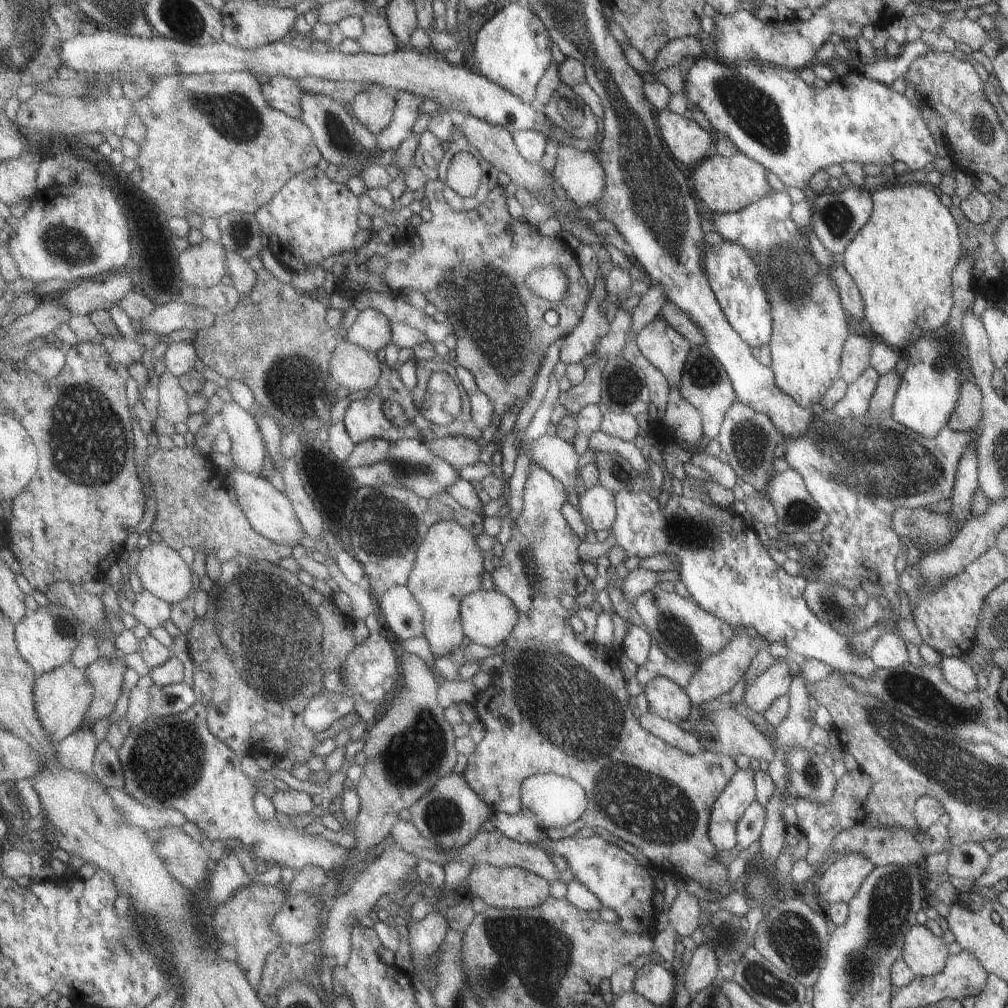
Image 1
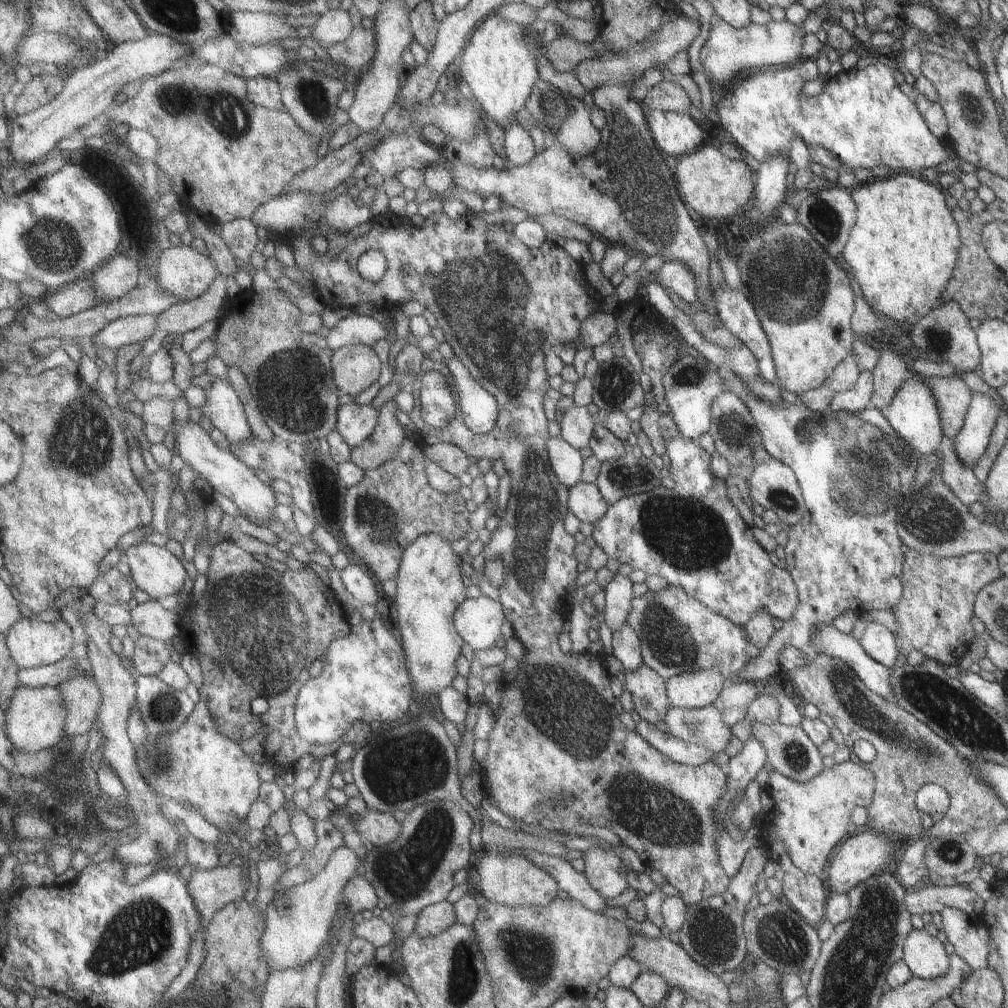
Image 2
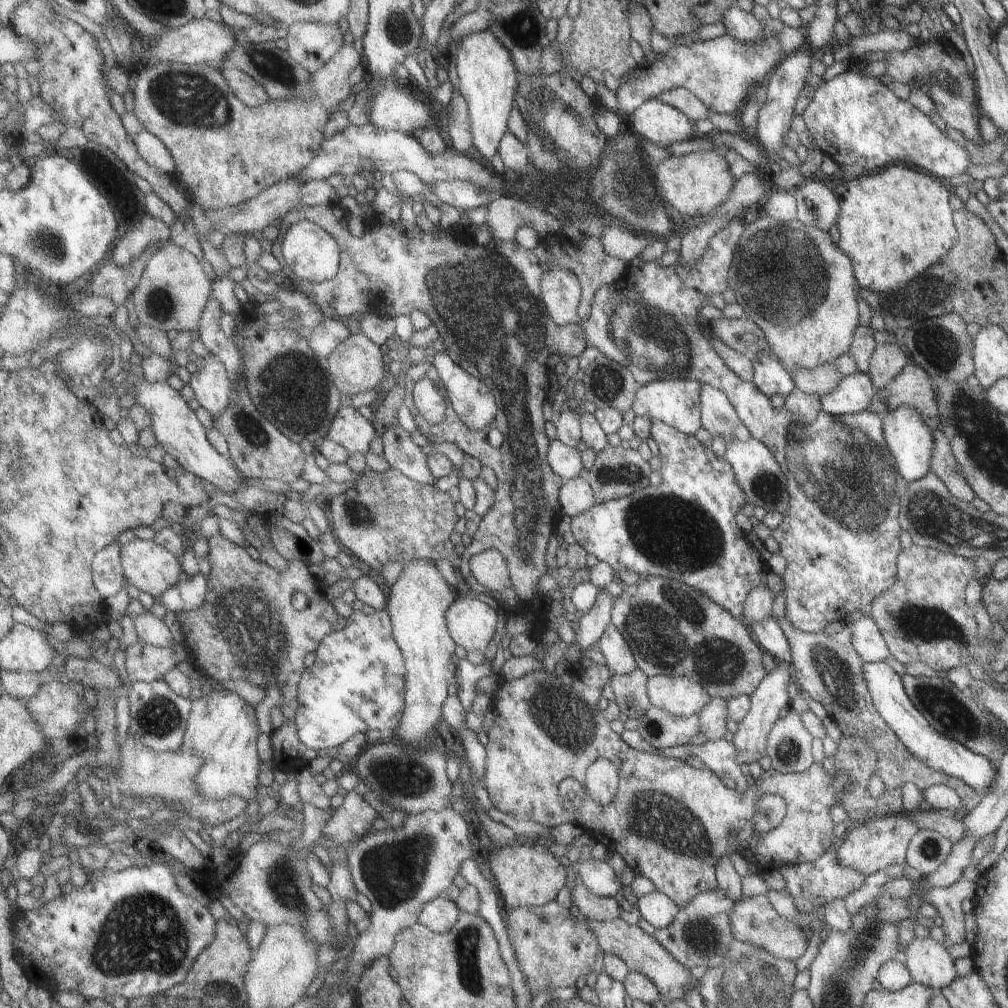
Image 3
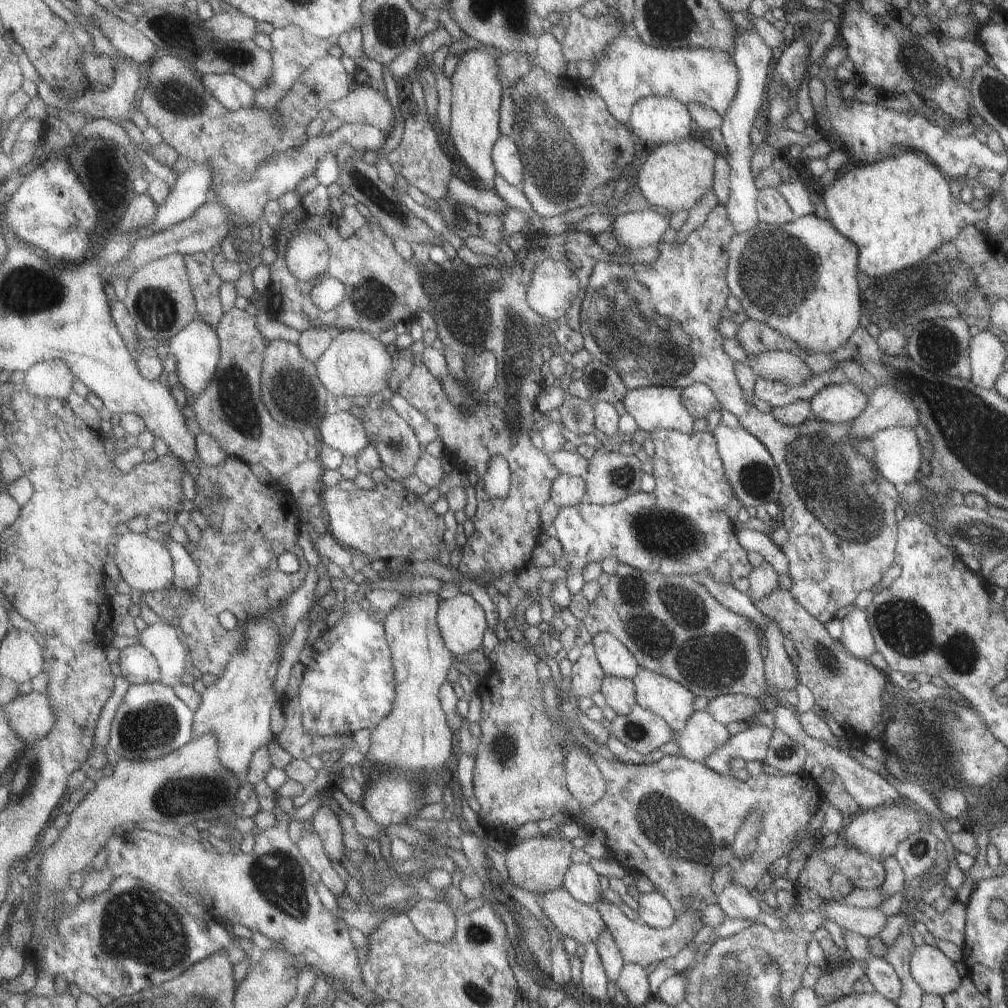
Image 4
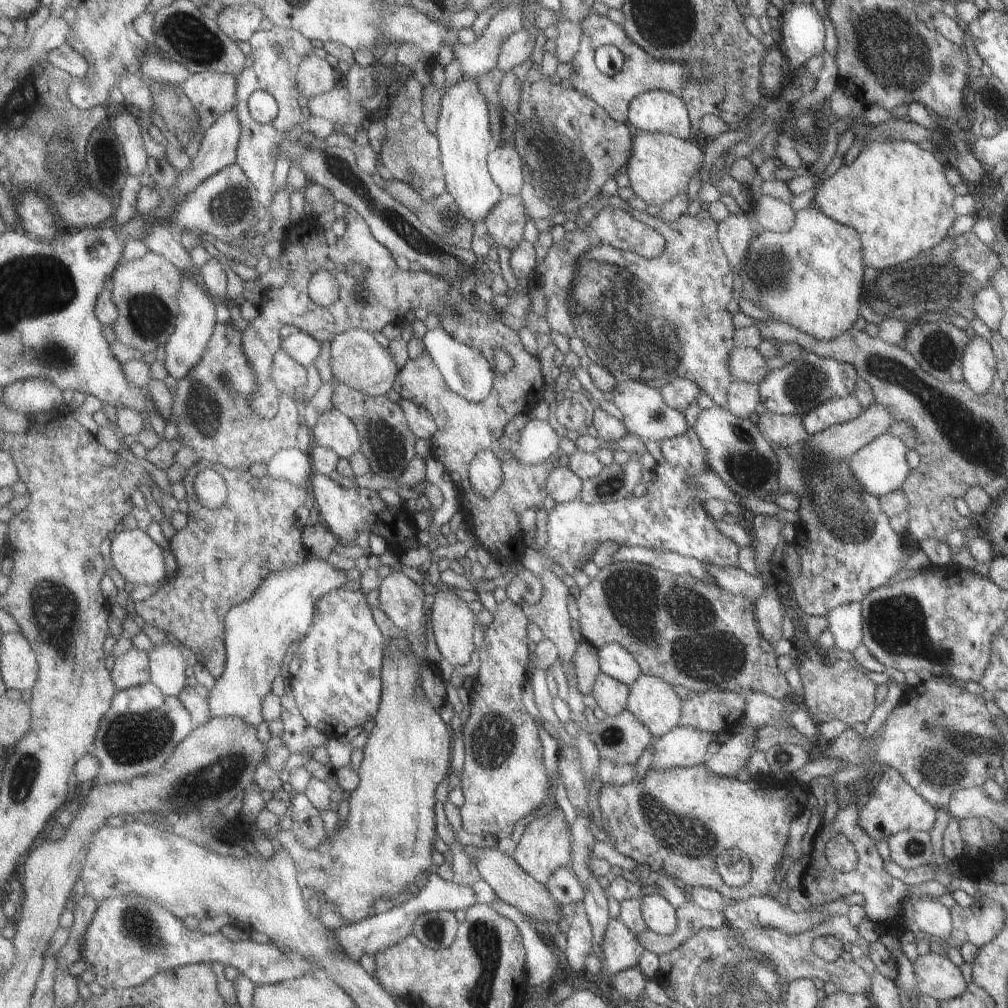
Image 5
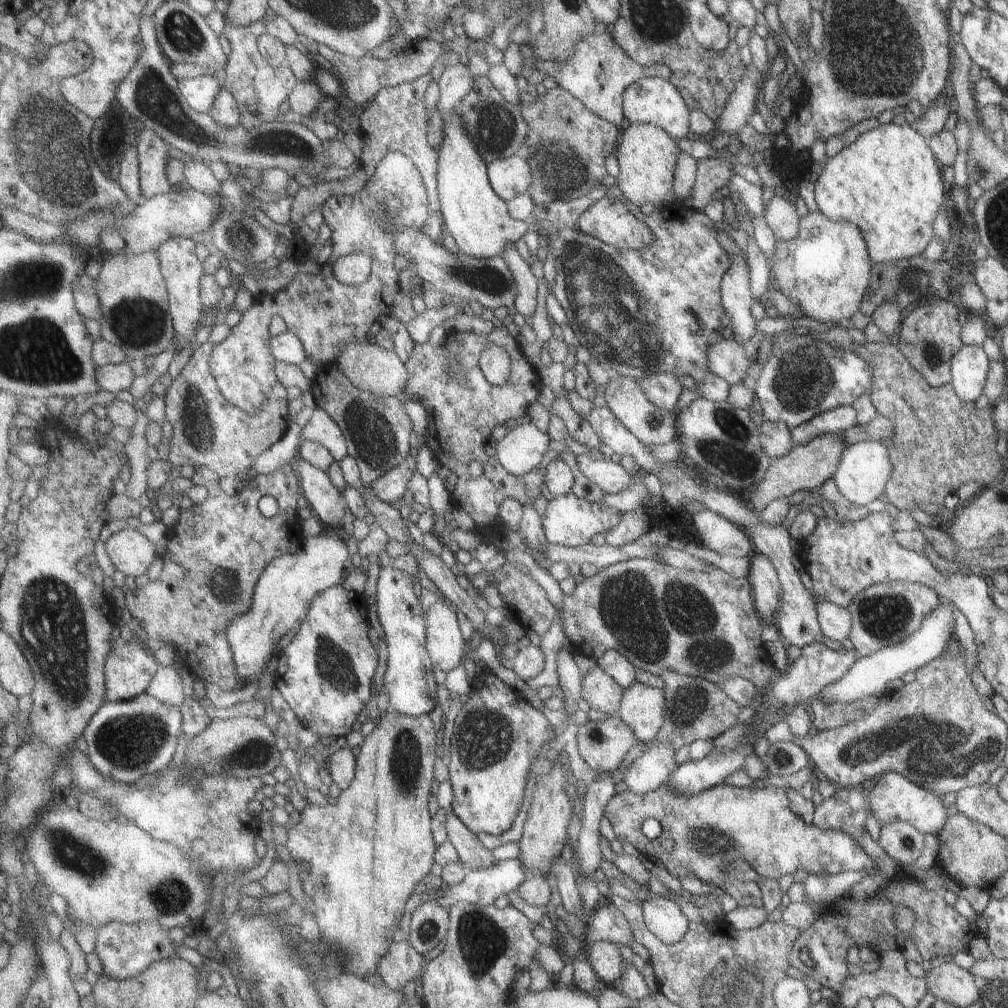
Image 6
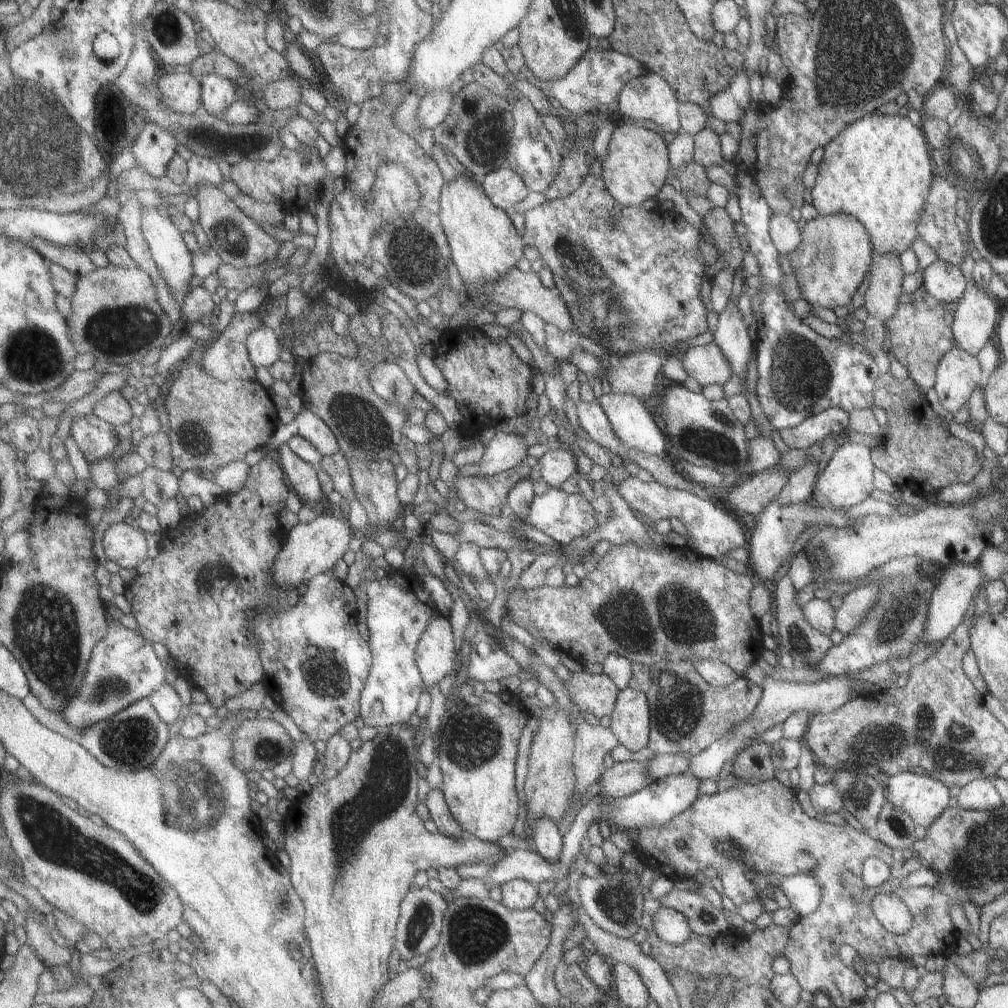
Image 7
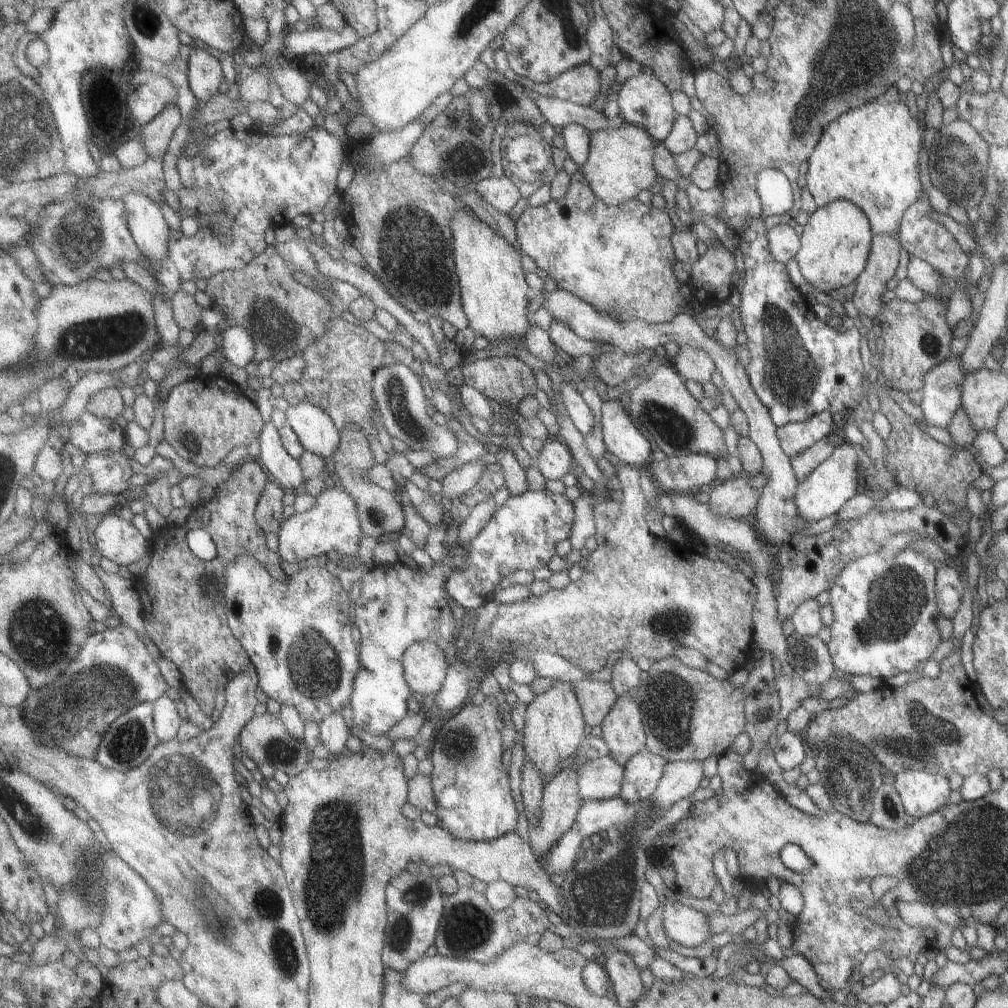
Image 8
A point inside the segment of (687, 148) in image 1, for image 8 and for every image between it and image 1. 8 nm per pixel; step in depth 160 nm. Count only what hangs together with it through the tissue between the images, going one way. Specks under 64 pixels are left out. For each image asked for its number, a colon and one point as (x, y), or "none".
2: (677, 133)
3: (662, 124)
4: (656, 119)
5: (657, 110)
6: (652, 100)
7: (648, 97)
8: (644, 101)

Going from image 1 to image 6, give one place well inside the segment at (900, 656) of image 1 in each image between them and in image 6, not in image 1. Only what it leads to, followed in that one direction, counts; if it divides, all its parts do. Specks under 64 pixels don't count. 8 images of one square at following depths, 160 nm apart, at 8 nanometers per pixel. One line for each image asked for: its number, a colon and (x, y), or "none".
2: (877, 642)
3: (866, 640)
4: (856, 638)
5: (843, 622)
6: (833, 621)

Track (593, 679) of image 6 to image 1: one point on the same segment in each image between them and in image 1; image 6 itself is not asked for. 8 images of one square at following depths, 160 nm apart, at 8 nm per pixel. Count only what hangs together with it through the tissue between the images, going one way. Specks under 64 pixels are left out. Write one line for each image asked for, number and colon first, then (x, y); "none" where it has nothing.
1: (670, 701)
2: (649, 689)
3: (630, 690)
4: (620, 693)
5: (611, 695)

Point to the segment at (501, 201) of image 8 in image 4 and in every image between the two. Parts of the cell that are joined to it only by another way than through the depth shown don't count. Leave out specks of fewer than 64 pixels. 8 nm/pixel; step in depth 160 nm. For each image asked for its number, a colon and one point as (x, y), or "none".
4: (506, 154)
5: (505, 165)
6: (510, 177)
7: (505, 187)

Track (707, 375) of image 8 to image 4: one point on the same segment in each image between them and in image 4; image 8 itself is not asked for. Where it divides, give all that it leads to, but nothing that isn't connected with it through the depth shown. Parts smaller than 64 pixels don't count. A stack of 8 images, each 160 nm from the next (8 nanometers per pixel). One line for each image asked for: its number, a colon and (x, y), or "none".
4: (785, 367)
5: (747, 364)
6: (728, 358)
7: (707, 363)

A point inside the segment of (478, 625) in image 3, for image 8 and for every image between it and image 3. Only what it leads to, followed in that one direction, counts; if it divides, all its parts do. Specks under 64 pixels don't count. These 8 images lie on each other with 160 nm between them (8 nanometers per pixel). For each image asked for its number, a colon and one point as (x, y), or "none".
4: (463, 621)
5: (453, 621)
6: (446, 646)
7: (436, 653)
8: (425, 666)

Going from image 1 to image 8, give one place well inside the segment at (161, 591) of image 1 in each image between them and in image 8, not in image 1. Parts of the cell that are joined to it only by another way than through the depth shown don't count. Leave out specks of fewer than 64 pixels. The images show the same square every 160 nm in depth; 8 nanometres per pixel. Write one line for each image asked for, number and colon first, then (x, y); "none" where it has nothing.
2: (154, 569)
3: (150, 567)
4: (146, 565)
5: (140, 560)
6: (132, 553)
7: (126, 546)
8: (120, 541)

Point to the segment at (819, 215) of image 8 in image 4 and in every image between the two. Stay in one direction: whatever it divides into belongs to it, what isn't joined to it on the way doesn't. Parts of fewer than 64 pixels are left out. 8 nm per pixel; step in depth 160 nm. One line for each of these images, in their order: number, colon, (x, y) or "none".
4: (799, 277)
5: (810, 277)
6: (824, 269)
7: (832, 258)

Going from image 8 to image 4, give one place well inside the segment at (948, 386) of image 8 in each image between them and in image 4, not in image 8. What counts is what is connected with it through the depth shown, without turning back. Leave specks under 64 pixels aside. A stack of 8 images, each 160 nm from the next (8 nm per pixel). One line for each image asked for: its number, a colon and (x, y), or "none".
4: (986, 354)
5: (977, 364)
6: (967, 367)
7: (957, 373)

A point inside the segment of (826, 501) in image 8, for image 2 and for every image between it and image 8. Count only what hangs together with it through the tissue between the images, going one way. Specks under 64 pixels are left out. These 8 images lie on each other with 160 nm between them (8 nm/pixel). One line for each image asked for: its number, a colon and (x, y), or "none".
2: (912, 413)
3: (909, 441)
4: (896, 455)
5: (879, 467)
6: (863, 469)
7: (846, 480)

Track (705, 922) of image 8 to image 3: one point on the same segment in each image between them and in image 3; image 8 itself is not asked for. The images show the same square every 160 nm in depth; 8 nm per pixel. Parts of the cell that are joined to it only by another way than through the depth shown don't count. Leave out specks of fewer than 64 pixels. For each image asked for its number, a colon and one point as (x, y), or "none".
3: (659, 910)
4: (655, 910)
5: (661, 917)
6: (664, 917)
7: (672, 926)

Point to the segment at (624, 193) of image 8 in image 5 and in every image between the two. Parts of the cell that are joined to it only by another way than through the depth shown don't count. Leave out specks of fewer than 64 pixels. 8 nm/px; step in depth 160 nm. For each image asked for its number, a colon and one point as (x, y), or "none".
5: (661, 165)
6: (647, 155)
7: (637, 165)

